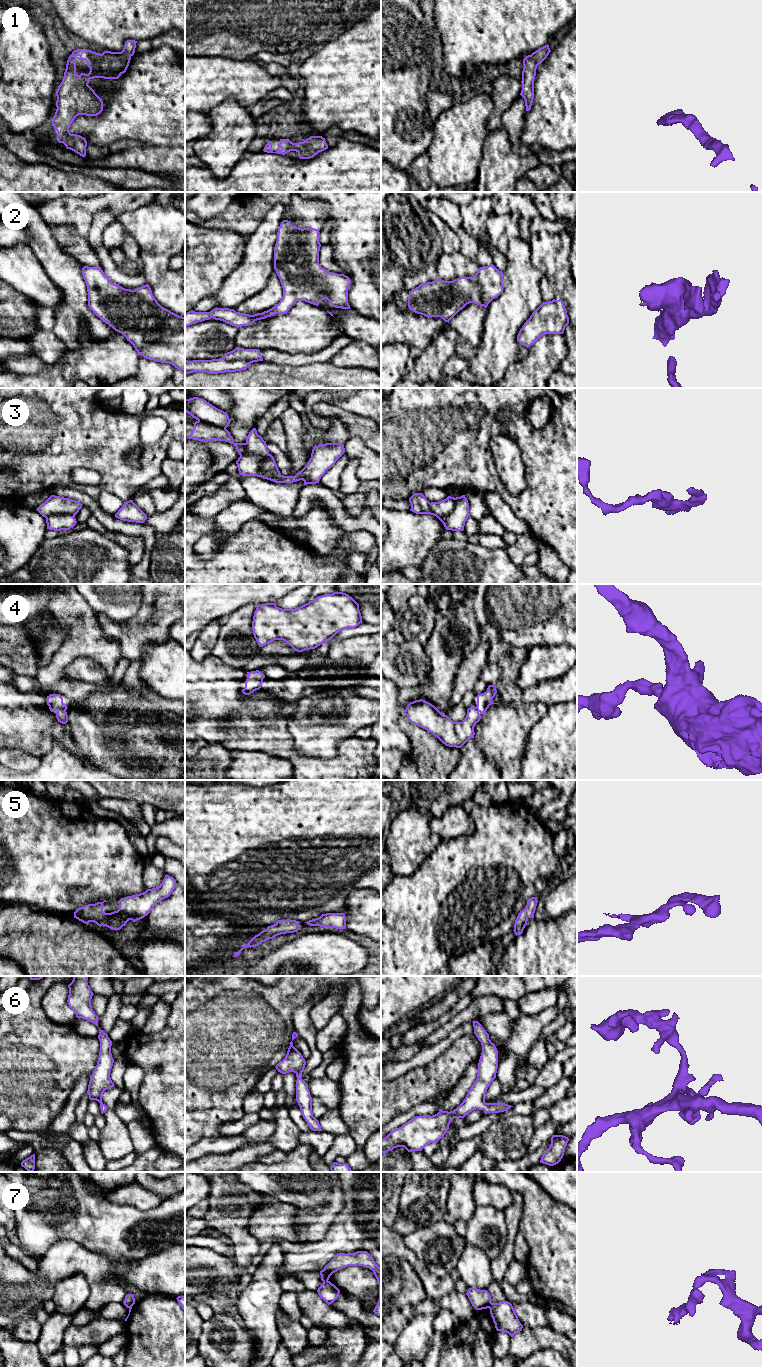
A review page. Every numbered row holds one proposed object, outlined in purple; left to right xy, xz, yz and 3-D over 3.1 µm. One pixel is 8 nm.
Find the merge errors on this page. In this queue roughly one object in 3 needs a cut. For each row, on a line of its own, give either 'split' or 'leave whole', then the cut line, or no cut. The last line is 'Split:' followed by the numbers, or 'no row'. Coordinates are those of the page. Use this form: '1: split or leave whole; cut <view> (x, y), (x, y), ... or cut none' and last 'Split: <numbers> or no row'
1: leave whole; cut none
2: leave whole; cut none
3: split; cut yz (455, 498), (453, 509), (447, 515), (436, 516), (430, 510)
4: leave whole; cut none
5: leave whole; cut none
6: leave whole; cut none
7: split; cut xz (327, 1280), (323, 1282)
Split: 3, 7

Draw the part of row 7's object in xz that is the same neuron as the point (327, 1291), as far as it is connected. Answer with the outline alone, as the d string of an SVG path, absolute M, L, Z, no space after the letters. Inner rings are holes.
M325 1281L317 1290L319 1296L328 1304L332 1304L340 1293L340 1290L330 1281Z

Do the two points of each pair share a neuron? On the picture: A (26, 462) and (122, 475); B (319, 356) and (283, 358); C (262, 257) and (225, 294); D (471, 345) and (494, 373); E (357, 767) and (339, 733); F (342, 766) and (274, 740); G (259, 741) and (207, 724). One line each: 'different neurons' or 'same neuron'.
A: same neuron
B: same neuron
C: same neuron
D: different neurons
E: different neurons
F: same neuron
G: same neuron

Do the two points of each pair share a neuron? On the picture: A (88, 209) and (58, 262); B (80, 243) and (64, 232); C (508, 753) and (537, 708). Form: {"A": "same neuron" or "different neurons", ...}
{"A": "different neurons", "B": "same neuron", "C": "same neuron"}

